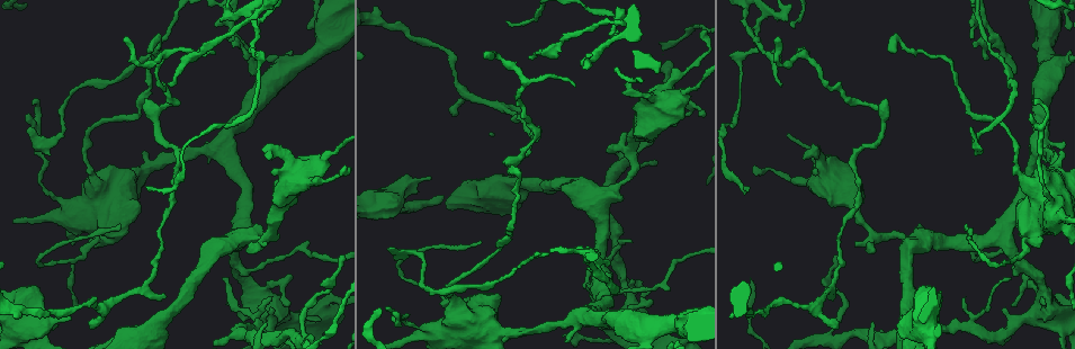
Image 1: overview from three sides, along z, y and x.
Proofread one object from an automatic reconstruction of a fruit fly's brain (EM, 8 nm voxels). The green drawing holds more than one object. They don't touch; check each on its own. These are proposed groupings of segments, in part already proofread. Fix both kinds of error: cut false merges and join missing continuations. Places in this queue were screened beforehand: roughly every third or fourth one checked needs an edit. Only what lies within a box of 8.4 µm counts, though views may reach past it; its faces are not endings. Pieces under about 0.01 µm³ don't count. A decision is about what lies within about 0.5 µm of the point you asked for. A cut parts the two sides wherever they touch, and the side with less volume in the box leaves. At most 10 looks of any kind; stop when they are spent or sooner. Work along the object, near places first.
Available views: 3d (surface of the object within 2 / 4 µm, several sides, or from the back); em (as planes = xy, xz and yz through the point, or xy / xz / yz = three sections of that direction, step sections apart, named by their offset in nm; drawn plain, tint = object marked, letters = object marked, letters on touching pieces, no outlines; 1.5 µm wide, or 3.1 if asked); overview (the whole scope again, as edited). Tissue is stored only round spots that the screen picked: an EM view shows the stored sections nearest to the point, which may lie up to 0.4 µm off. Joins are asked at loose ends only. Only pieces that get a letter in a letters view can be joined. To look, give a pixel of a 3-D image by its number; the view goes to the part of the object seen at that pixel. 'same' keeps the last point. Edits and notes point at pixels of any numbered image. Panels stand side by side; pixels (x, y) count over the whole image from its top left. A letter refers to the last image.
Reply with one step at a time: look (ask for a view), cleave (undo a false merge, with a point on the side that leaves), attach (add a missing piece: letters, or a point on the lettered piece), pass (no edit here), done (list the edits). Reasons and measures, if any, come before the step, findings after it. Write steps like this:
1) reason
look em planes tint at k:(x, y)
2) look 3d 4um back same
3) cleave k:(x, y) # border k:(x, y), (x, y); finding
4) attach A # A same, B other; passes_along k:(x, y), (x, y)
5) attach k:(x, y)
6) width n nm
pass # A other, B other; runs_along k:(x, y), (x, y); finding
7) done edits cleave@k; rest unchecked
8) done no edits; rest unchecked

branch stops here
look em planes plain at 1:(484, 59)

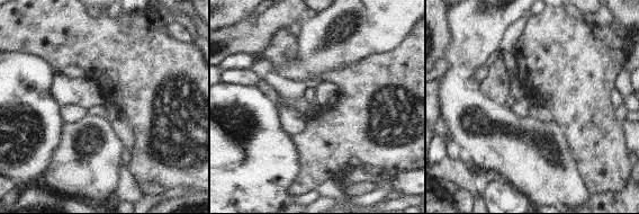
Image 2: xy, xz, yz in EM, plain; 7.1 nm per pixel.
see the neighbours
look em planes letters same

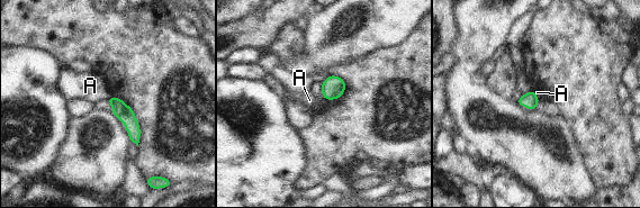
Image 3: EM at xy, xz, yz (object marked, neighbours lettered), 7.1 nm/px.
pass # A other; border 3:(110, 95), (107, 100); no lettered piece goes on from it

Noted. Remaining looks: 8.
abrupt turn
look em xz step 4 plain at 1:(254, 37)

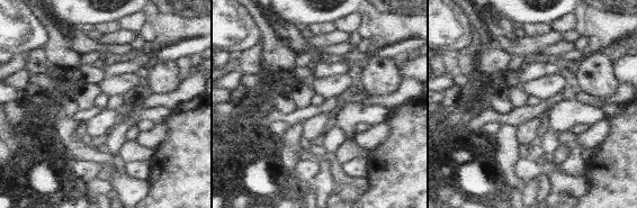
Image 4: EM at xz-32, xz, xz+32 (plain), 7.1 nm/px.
what lies round it
look em xz step 4 letters same

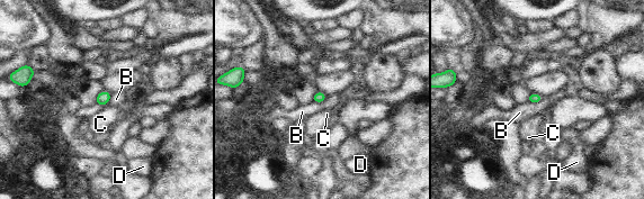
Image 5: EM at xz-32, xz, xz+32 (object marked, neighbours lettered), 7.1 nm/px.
pass # B other, C other, D other; border 5:(544, 98), (539, 101), (527, 101); continuous, no second neuron

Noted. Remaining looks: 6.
an open end
look em planes letters at 1:(624, 84)

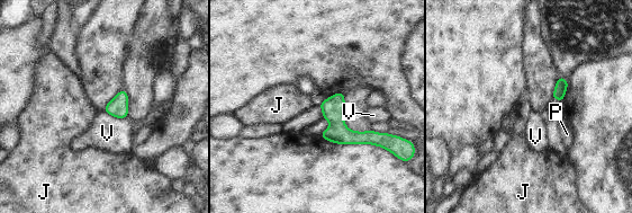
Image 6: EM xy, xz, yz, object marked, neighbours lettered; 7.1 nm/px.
longest_contact V 170 nm
pass # J other, P other, V other; border 6:(105, 111), (116, 117), (126, 117); no lettered piece goes on from it

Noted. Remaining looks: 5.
three-way junction
look em yz step 8 tint at 1:(238, 264)

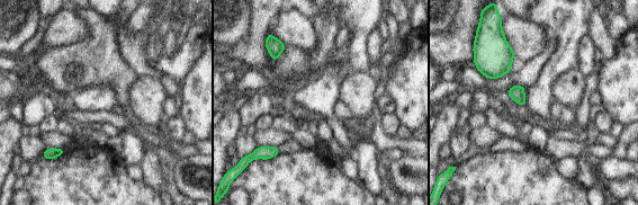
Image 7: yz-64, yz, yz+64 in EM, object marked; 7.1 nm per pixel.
look em yz step 8 letters same

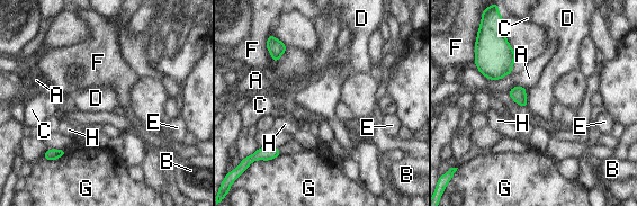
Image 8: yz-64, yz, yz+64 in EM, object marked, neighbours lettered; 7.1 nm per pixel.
longest_contact A 240 nm
pass # A other, B other, C other, D other, E other, F other, G other, H other; one neuron here

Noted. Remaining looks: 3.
done no edits; rest unchecked

